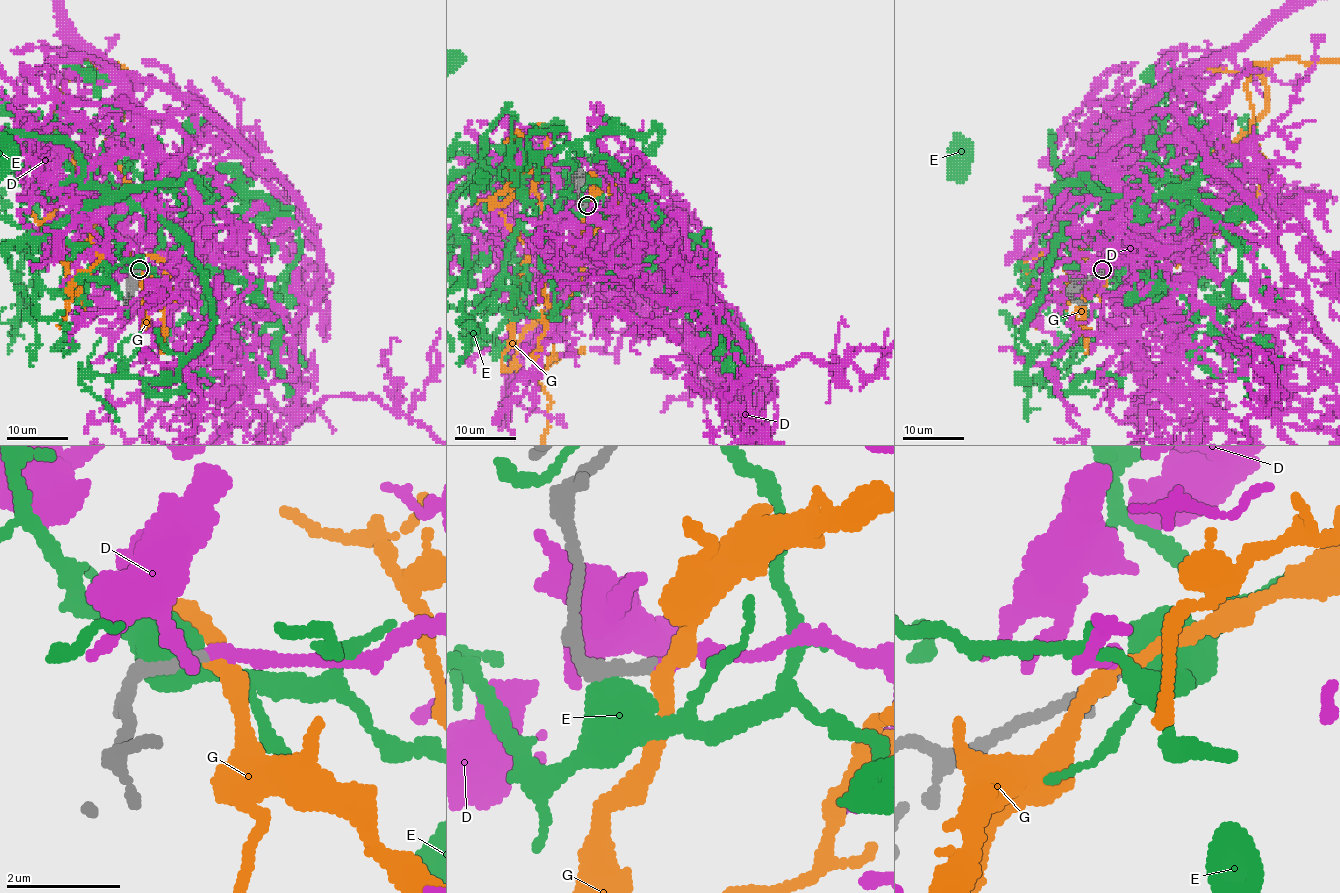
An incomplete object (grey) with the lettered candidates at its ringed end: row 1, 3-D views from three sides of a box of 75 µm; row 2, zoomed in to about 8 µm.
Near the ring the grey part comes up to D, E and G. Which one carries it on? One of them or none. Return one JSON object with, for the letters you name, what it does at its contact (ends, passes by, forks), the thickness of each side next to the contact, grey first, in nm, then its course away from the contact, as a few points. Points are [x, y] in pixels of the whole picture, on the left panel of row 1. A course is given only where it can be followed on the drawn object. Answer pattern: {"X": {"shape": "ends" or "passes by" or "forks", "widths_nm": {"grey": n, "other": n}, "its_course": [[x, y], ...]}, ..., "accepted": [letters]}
{"D": {"shape": "passes by", "widths_nm": {"grey": 220, "other": 160}}, "accepted": ["D"]}

